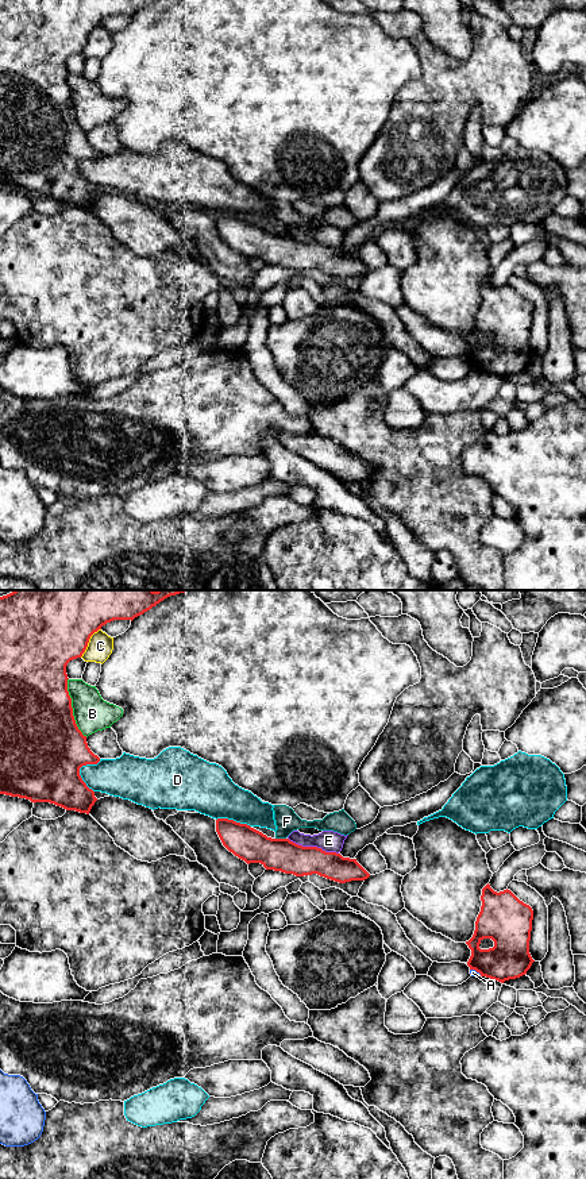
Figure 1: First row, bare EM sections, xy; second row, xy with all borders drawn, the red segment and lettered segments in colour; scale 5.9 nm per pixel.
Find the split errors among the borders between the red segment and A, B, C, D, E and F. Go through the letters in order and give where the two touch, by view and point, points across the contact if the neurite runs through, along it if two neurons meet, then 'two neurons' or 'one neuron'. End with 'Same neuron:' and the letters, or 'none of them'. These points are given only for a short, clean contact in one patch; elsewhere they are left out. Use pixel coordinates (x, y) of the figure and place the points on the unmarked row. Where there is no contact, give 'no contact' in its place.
A: xy (475, 365) | two neurons
B: xy (72, 103) | two neurons
C: xy (88, 37) | two neurons
D: xy (78, 165) | two neurons
E: xy (313, 242) | two neurons
F: xy (281, 234) | along xy (276, 232), (285, 234) | two neurons
Same neuron: none of them

